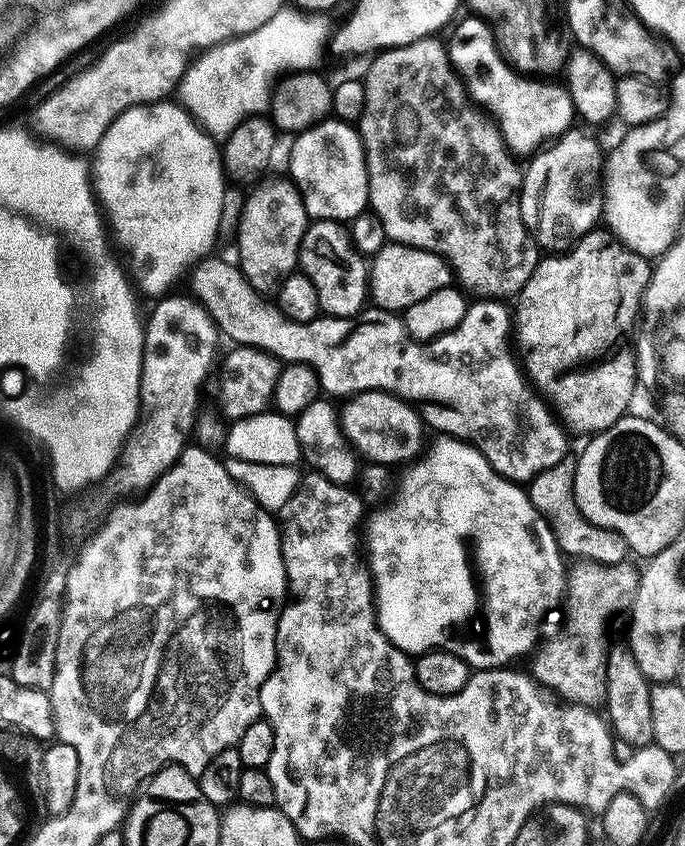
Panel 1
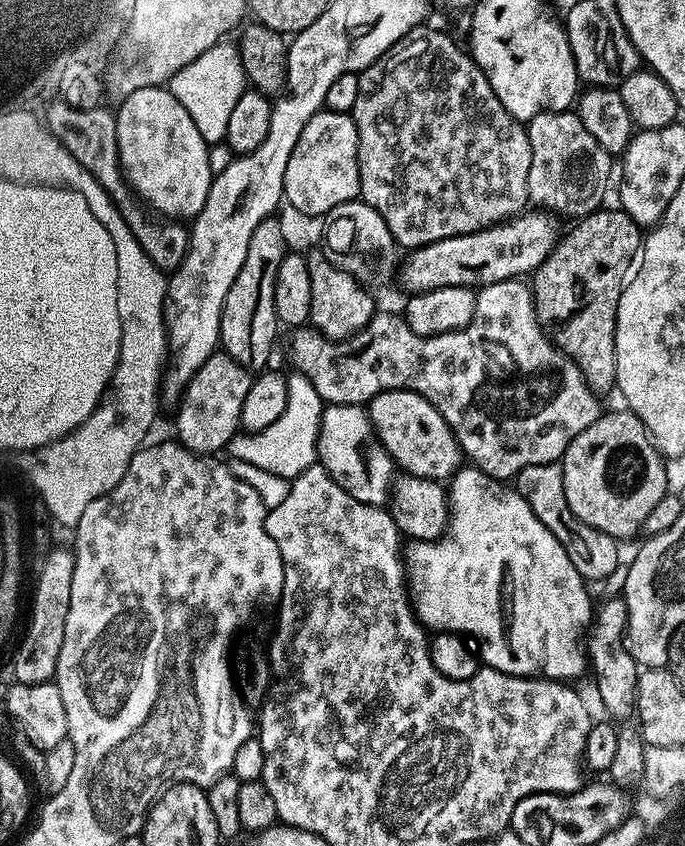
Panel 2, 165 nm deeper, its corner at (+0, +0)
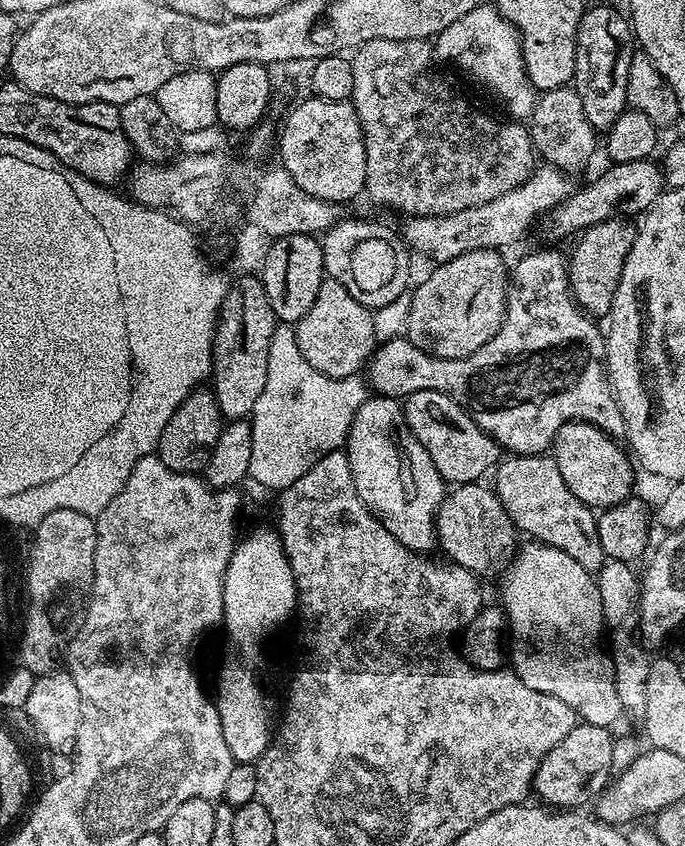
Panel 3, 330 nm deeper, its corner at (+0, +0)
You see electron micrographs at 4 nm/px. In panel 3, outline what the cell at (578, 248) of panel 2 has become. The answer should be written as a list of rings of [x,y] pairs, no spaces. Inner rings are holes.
[[[624,218],[604,220],[588,228],[575,241],[576,249],[568,261],[568,290],[572,293],[573,300],[582,300],[584,304],[590,300],[590,296],[602,296],[602,310],[611,311],[618,290],[618,282],[622,278],[622,270],[626,264],[626,258],[636,241],[637,229],[628,225],[629,221]]]

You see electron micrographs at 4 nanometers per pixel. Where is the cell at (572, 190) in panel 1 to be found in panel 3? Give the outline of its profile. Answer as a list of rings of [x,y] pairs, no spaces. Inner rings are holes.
[[[575,87],[552,88],[543,93],[530,117],[528,129],[539,157],[549,167],[563,171],[565,175],[575,176],[584,171],[594,156],[598,136],[586,118]]]

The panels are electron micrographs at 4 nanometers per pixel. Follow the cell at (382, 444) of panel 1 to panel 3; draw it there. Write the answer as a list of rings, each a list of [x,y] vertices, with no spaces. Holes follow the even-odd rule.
[[[418,390],[406,397],[402,404],[402,420],[412,431],[413,441],[424,448],[430,462],[445,482],[452,486],[475,484],[489,468],[497,467],[502,449],[487,436],[449,396],[438,390]]]

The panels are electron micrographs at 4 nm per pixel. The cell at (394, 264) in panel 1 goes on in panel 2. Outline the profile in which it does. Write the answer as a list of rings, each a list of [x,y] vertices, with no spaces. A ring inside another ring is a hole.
[[[528,210],[481,232],[455,236],[424,244],[407,253],[408,261],[398,268],[398,281],[405,293],[429,292],[446,286],[479,290],[487,284],[515,280],[535,273],[558,243],[558,231],[551,215],[544,210]]]

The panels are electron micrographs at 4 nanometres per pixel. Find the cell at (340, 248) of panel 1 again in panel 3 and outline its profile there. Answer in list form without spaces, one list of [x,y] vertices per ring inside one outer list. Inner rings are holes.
[[[327,278],[318,286],[318,298],[305,316],[296,321],[296,341],[302,358],[322,374],[335,380],[357,375],[372,359],[378,347],[376,321],[364,300],[355,300],[342,282]]]

